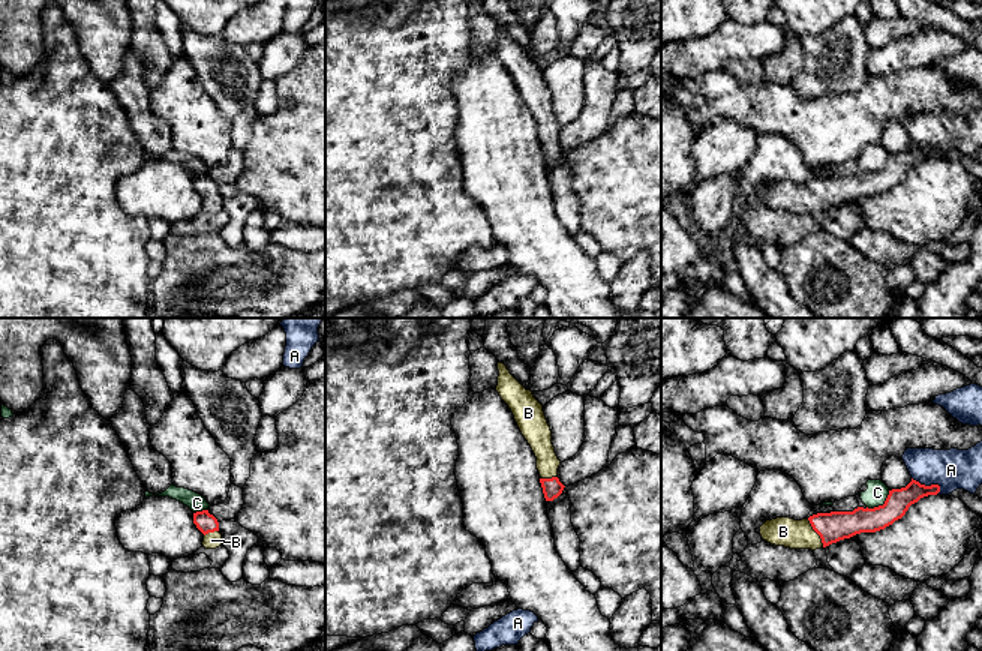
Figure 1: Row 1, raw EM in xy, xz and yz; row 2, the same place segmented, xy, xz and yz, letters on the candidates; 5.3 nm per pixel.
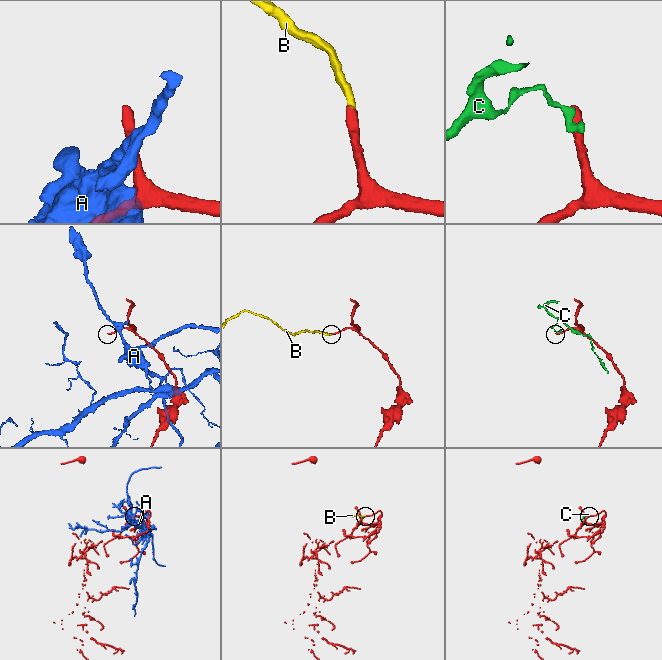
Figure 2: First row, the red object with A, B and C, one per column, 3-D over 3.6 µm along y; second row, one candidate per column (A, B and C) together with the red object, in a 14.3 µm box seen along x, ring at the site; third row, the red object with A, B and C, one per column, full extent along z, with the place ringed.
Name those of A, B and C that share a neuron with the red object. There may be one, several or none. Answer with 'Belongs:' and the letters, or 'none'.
Belongs: B

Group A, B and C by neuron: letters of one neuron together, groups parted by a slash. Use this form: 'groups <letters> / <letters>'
groups A / B / C

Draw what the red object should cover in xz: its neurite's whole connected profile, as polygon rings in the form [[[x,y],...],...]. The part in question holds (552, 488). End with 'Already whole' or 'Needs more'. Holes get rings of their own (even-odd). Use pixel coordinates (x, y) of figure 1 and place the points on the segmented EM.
[[[498,362],[498,386],[496,392],[511,410],[514,420],[531,446],[537,458],[537,470],[546,501],[558,498],[564,484],[559,482],[558,468],[561,460],[552,444],[552,430],[546,420],[543,405],[534,398],[531,390],[526,390],[507,369]]]. Needs more

